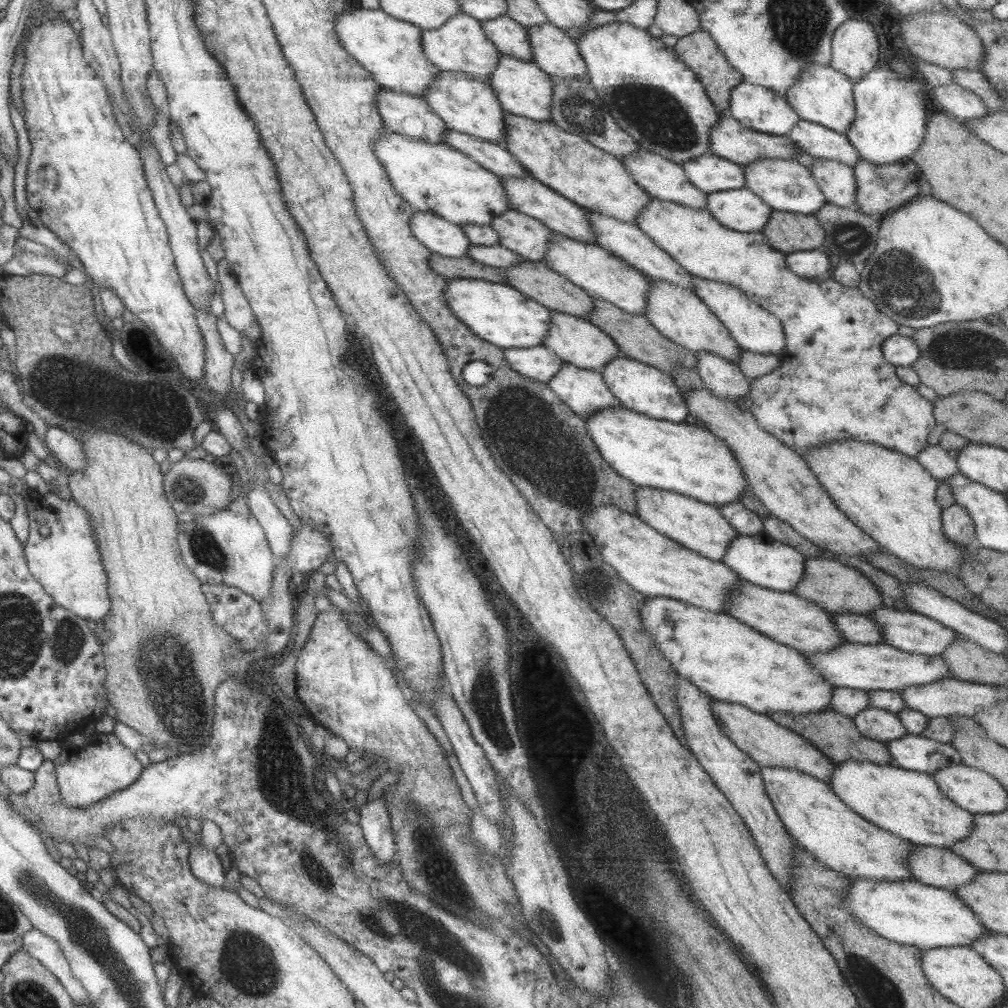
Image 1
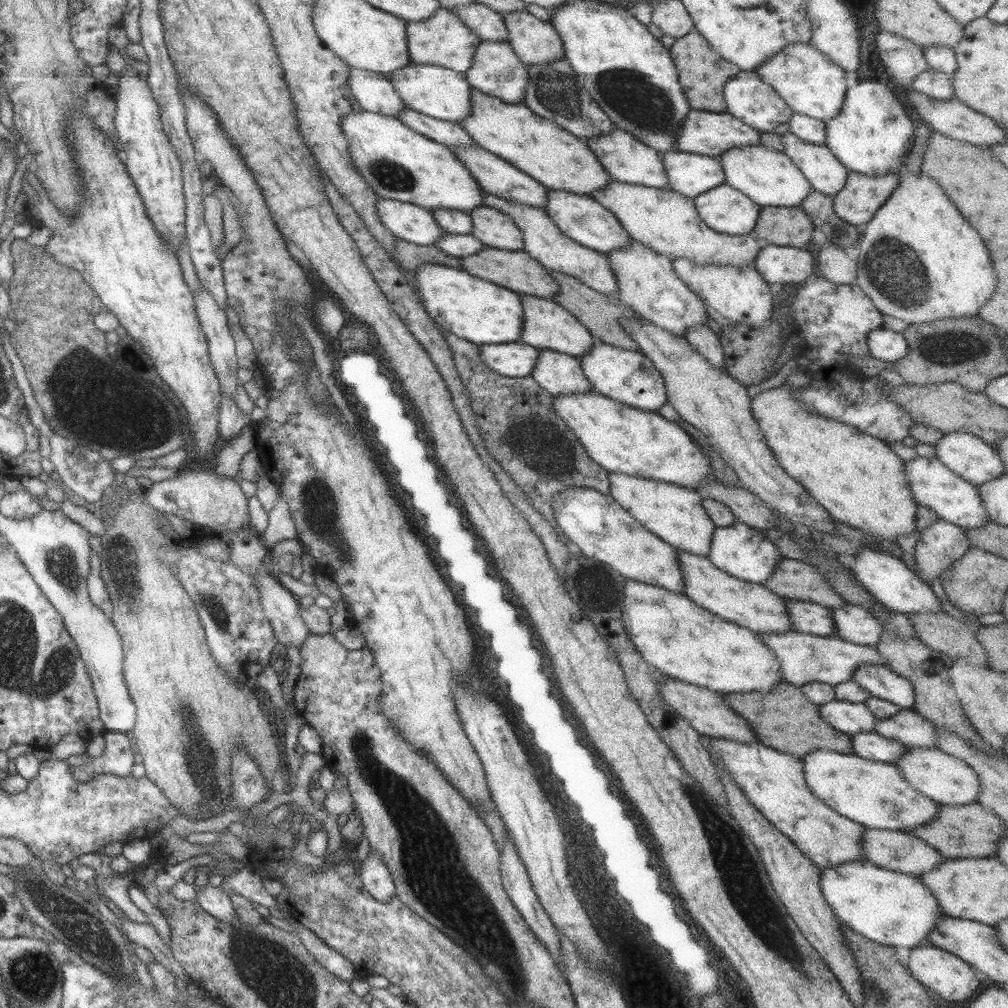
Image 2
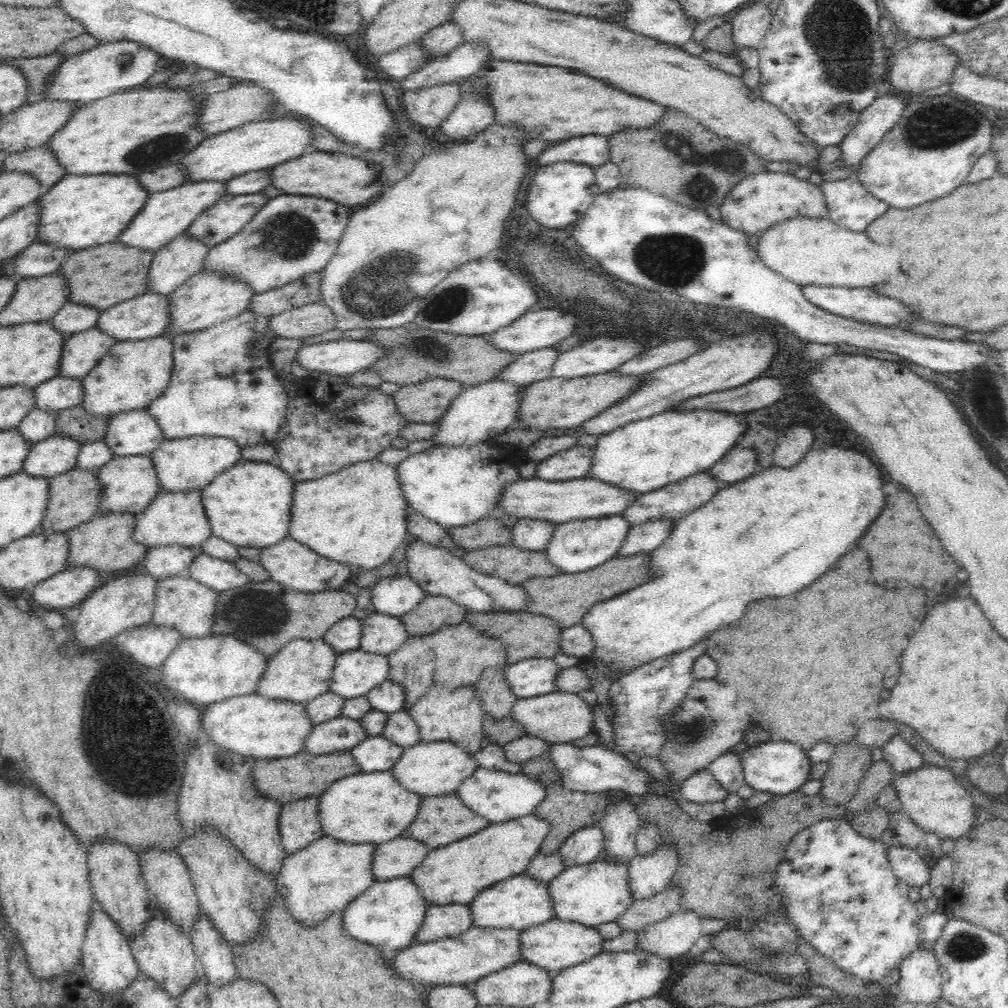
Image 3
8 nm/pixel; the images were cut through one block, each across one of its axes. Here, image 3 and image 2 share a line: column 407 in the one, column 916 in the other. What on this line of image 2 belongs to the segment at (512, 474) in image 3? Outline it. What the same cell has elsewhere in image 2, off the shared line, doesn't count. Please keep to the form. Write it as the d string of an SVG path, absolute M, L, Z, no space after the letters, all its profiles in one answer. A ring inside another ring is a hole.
M915 456L913 460L905 460L903 461L903 471L905 471L907 485L911 489L911 495L913 495L917 506L921 505L933 510L940 521L955 524L961 529L977 529L991 523L987 512L981 505L981 497L977 493L977 486L951 472L937 457L925 458Z

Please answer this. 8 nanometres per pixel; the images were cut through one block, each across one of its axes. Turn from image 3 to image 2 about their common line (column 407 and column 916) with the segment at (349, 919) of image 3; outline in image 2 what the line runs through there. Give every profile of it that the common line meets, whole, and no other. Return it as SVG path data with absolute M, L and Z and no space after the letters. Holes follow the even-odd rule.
M865 859L821 869L819 889L839 922L883 946L919 947L935 928L937 918L945 915L919 877L881 868Z

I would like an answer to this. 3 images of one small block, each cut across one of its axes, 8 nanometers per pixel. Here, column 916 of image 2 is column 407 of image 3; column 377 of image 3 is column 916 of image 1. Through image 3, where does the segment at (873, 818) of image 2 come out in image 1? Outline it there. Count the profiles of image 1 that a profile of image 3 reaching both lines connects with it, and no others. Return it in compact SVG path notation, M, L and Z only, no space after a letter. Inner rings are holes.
M865 760L835 763L829 787L845 806L881 830L921 846L947 846L973 830L973 814L945 797L929 774Z

